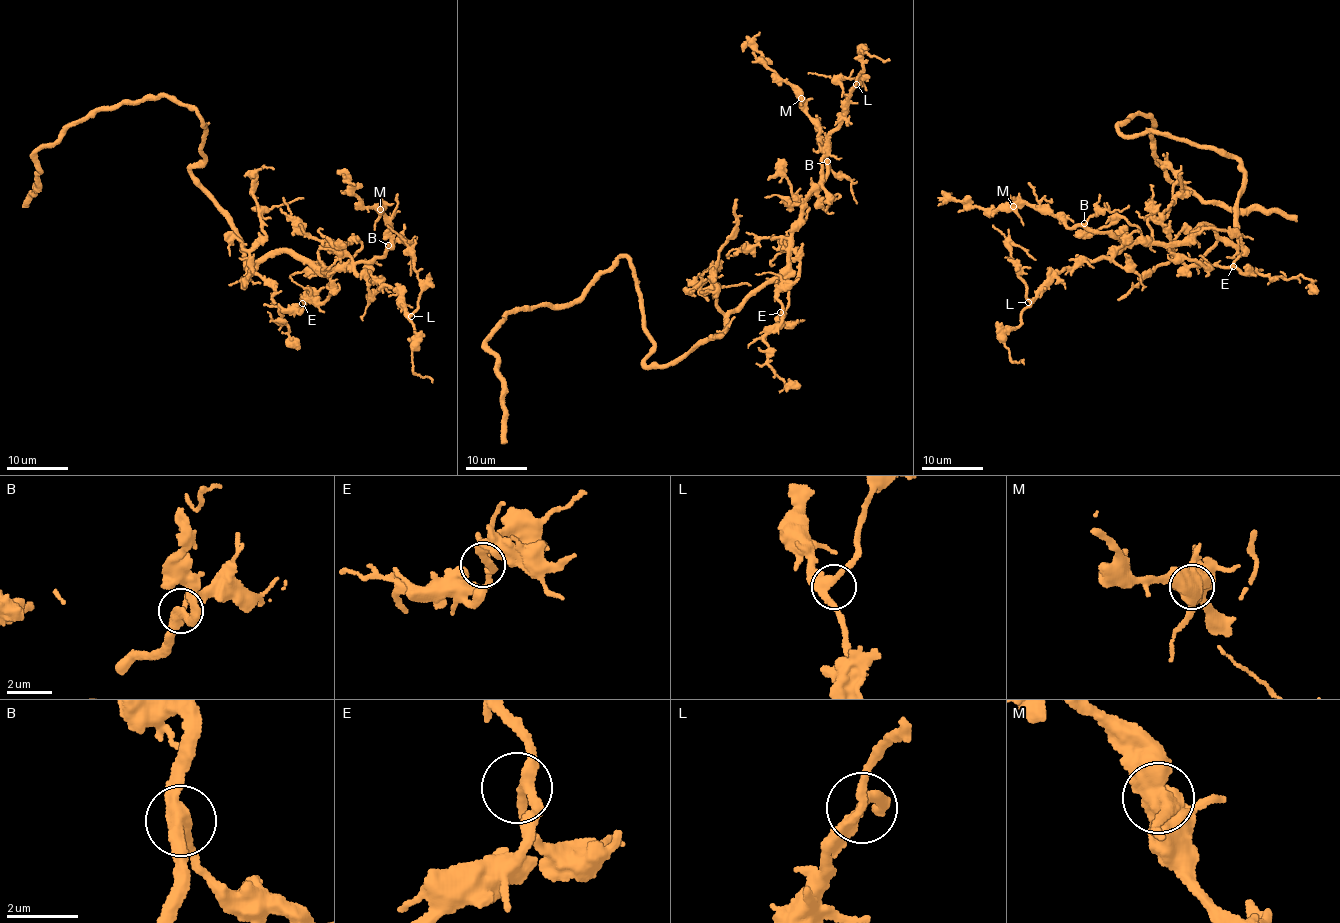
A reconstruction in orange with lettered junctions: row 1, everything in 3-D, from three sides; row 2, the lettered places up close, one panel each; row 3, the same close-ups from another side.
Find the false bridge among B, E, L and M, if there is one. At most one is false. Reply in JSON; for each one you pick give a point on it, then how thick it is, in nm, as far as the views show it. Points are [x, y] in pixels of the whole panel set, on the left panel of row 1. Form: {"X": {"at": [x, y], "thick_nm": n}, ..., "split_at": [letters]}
{"split_at": []}

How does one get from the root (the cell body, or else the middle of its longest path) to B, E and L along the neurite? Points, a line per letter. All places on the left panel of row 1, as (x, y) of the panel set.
B: (214, 204), (235, 234), (250, 271), (286, 251), (332, 272), (383, 256), (388, 245)
E: (214, 204), (235, 234), (250, 271), (286, 251), (324, 271), (332, 292), (322, 302), (305, 298), (302, 303)
L: (214, 204), (235, 234), (250, 271), (286, 251), (324, 271), (350, 267), (394, 289), (411, 316)

